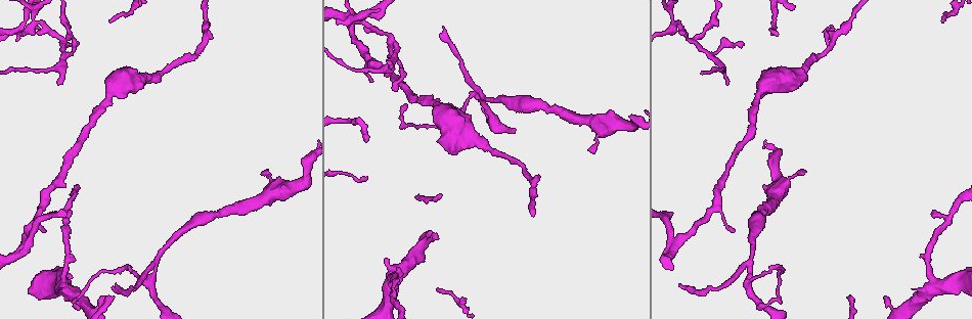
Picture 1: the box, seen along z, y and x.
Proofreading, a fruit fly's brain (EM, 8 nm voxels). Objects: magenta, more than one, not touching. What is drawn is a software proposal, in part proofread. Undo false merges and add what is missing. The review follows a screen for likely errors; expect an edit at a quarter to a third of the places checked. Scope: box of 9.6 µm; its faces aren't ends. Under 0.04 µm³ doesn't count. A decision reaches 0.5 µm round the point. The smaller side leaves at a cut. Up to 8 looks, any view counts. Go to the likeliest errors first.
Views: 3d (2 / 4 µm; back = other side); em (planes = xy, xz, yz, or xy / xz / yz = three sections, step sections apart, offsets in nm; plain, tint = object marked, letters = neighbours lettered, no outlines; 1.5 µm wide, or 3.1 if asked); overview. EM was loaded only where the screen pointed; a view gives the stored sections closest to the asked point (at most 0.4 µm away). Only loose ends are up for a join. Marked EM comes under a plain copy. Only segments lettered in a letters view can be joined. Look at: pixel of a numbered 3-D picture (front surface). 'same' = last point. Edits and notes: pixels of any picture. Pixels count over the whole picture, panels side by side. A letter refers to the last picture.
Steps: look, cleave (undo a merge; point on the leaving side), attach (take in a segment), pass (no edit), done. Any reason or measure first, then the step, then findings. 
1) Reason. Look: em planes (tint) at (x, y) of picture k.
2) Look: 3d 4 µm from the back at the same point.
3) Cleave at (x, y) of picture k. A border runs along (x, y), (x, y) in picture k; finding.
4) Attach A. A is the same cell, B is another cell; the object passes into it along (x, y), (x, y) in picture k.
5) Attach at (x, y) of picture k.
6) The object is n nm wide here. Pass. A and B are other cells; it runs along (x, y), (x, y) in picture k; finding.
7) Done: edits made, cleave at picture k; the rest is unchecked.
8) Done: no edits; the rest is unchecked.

An open end. Look: 3d 2 µm at (587, 150) of picture 1.

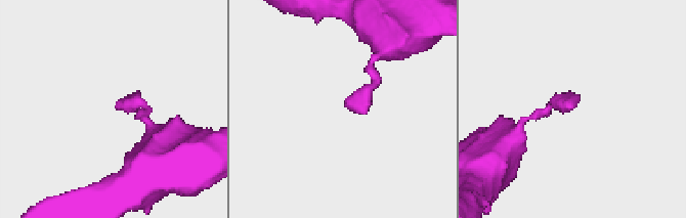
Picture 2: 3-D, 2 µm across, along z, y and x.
Look: em yz step 8 (letters) at (346, 106) of picture 2.

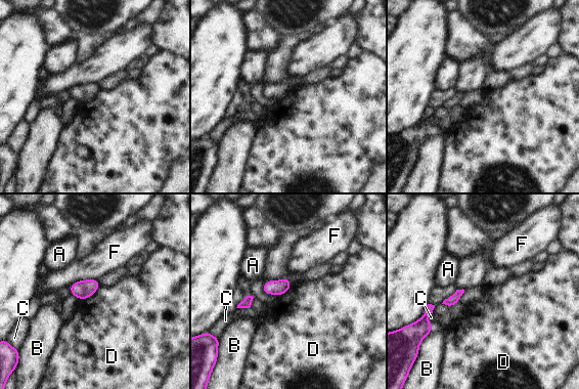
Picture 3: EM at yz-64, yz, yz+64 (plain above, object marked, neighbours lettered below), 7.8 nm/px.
Cut it another way. Look: em planes (letters) at the same point.

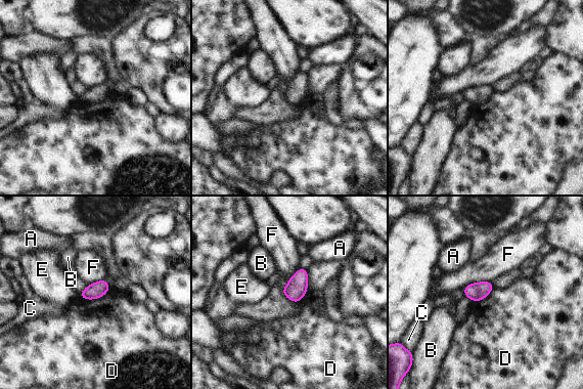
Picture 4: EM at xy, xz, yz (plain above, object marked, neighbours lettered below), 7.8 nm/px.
The longest contact is with D, 260 nm. Pass. A, B, C, D, E and F are other cells; a border runs along (109, 289), (97, 298), (79, 298) in picture 4; none of them fits.

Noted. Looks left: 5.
Look: em planes (letters) at (386, 75) of picture 1.

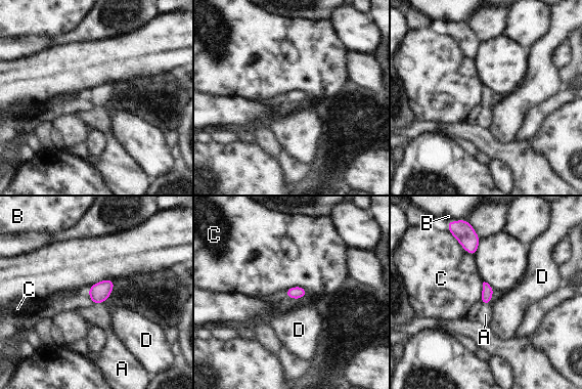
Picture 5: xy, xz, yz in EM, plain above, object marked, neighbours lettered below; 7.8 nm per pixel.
The object is 100 nm wide here. Attach A. A is the same cell, B, C and D are other cells; the object passes into it along (98, 293), (98, 302), (99, 314) in picture 5; it goes on there.

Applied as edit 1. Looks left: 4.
Narrows sharply. Look: 3d 2 µm from the back at (751, 262) of picture 1.

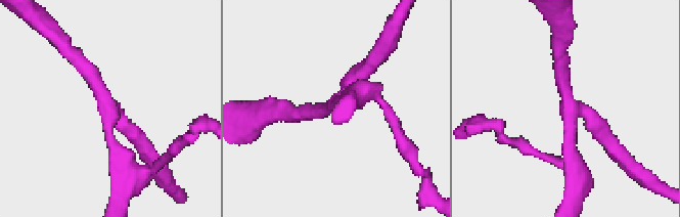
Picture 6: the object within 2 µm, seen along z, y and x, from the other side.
Now the EM. Look: em planes (letters) at (109, 108) of picture 6.

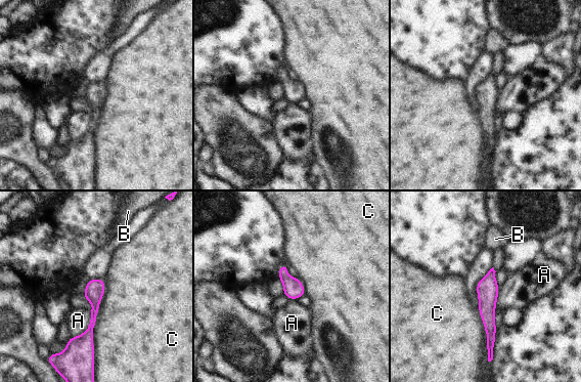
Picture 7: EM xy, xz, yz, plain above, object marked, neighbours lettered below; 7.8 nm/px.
Pass. A, B and C are other cells; a border runs along (91, 311), (88, 327), (70, 337) in picture 7; one neuron here.

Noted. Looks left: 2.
Done: edits made, attach at picture 5; the rest is unchecked.

